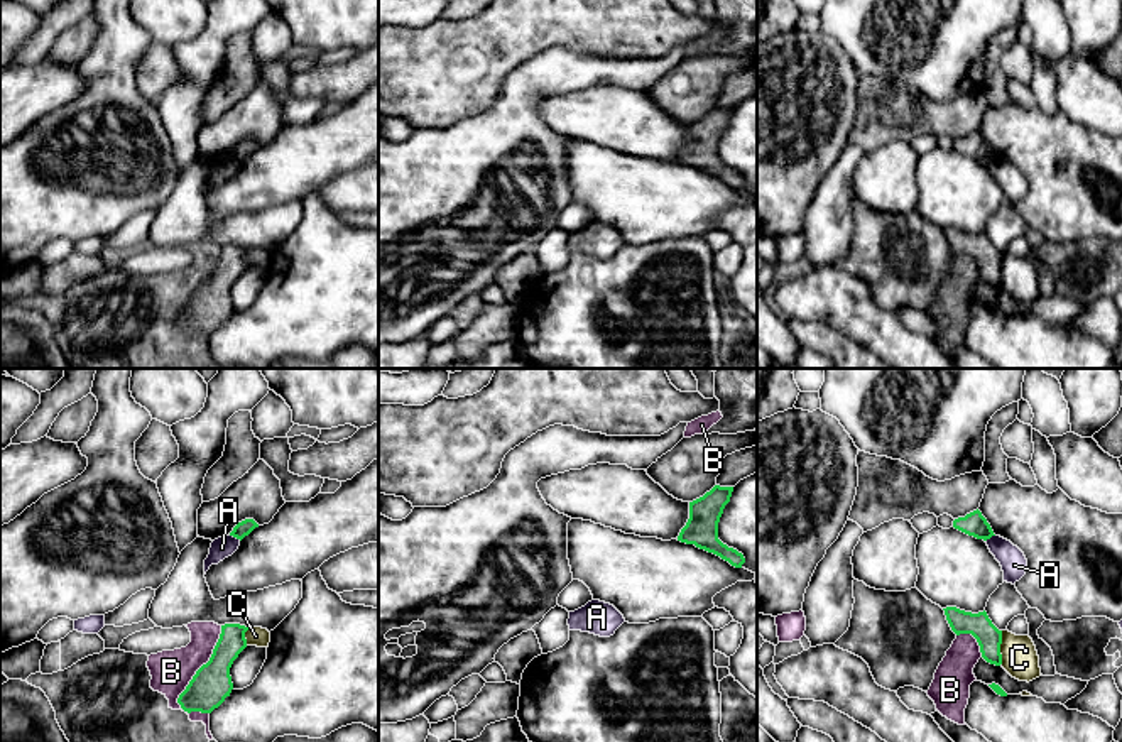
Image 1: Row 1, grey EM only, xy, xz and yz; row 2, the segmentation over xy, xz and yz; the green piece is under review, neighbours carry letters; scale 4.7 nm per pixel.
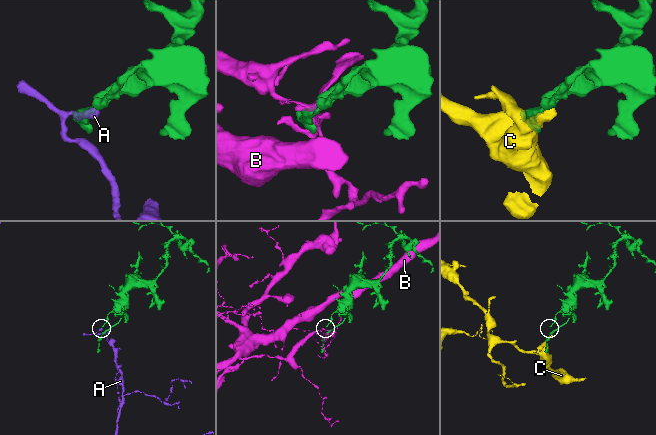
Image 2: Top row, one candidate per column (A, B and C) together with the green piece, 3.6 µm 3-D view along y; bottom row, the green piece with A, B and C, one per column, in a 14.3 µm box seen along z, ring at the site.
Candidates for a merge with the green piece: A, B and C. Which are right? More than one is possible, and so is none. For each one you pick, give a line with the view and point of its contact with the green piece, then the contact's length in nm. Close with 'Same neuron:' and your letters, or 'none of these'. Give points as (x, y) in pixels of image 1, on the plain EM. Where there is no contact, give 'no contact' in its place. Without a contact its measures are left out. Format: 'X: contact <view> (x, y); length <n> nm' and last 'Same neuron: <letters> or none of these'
Same neuron: none of these

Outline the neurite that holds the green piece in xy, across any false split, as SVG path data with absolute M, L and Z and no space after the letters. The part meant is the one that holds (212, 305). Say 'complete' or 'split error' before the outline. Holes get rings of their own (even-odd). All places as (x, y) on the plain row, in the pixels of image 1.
complete; M240 245L221 247L221 255L210 282L196 292L177 319L177 325L184 333L211 335L226 318L230 318L233 311L230 289L247 269L247 252L248 248Z

